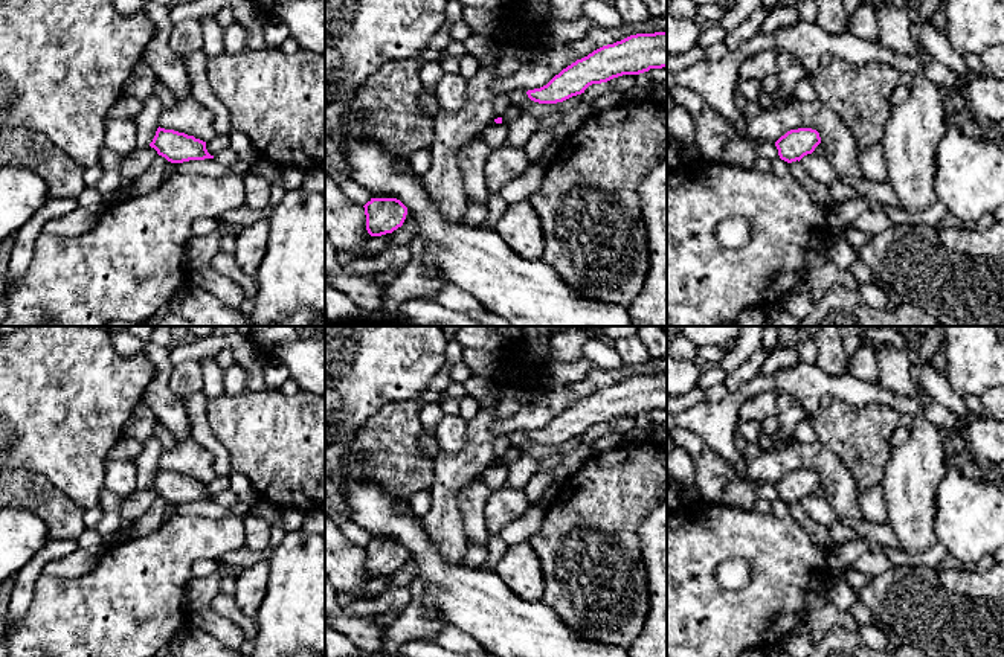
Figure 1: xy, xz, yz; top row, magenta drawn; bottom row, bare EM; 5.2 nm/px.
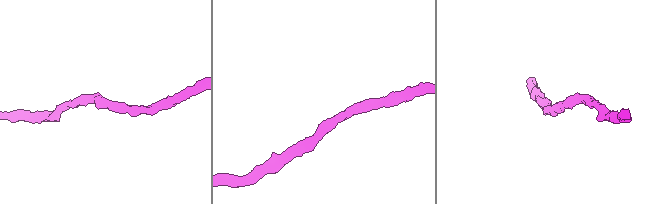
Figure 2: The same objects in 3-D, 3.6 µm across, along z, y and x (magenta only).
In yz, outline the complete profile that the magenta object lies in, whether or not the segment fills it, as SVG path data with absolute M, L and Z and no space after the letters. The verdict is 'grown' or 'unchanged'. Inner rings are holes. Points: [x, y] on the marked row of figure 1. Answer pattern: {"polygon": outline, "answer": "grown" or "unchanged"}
{"polygon": "M812 128L790 130L781 136L775 146L781 160L792 163L800 162L804 155L812 154L821 143L819 133Z", "answer": "unchanged"}

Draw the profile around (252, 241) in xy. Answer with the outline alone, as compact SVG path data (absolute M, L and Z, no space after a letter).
M261 218L237 235L235 261L243 273L256 277L269 242L269 220Z

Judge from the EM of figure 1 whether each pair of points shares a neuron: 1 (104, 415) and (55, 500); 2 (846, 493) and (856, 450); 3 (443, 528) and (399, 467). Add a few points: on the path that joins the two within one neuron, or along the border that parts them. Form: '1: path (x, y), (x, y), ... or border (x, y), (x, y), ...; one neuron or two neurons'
1: border (31, 471), (41, 473), (83, 509); two neurons
2: border (826, 445), (844, 464), (859, 493); two neurons
3: border (432, 459), (432, 485), (429, 488); two neurons

